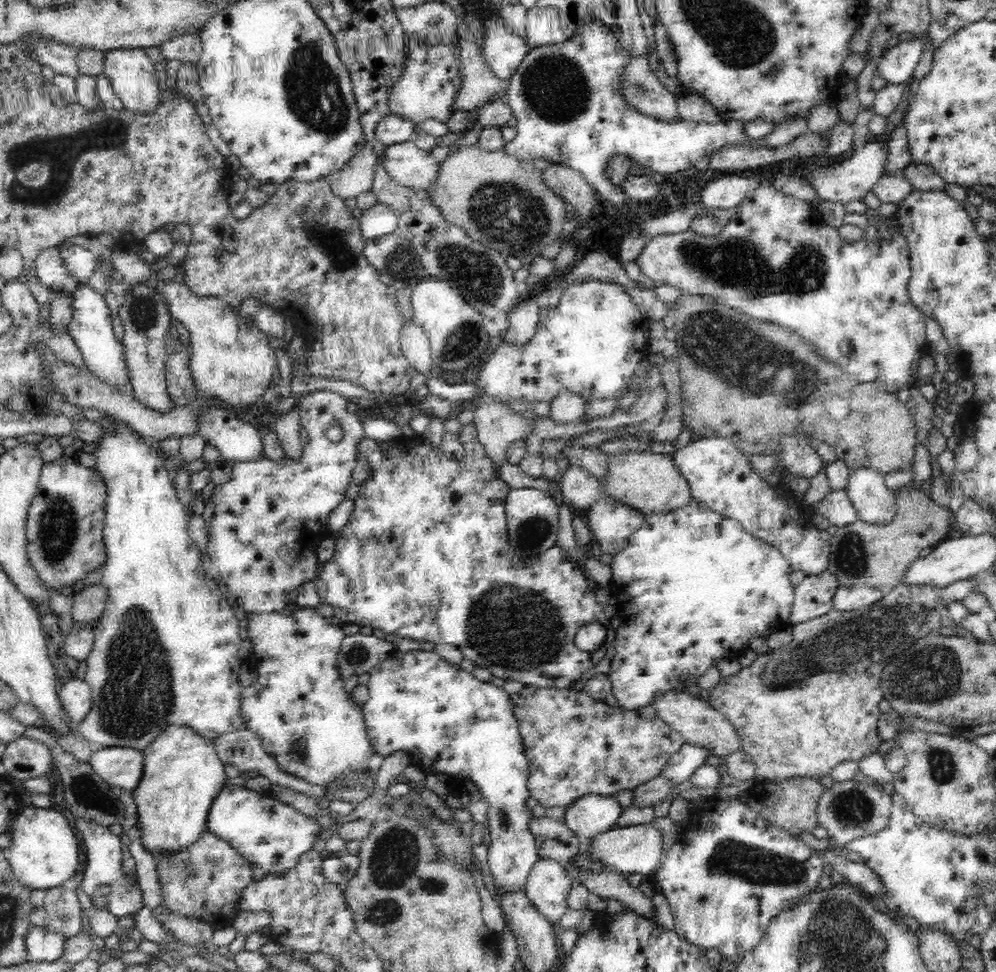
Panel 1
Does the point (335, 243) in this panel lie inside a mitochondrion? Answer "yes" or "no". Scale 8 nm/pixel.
yes

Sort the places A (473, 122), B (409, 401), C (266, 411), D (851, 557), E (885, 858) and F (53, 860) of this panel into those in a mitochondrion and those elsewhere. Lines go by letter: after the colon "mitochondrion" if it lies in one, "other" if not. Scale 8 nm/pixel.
A: other
B: other
C: other
D: mitochondrion
E: other
F: other

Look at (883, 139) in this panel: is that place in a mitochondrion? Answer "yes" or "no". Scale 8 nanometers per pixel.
no

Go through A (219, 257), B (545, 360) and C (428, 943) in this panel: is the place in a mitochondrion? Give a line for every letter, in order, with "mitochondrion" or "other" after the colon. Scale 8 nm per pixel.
A: other
B: other
C: other

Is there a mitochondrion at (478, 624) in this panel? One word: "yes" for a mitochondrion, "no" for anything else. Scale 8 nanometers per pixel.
yes

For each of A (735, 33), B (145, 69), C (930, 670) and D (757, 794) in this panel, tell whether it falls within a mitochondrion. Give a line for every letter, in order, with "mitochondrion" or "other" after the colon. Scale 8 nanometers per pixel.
A: mitochondrion
B: other
C: mitochondrion
D: other

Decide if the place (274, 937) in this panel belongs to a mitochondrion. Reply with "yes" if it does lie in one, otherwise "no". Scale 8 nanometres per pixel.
no

